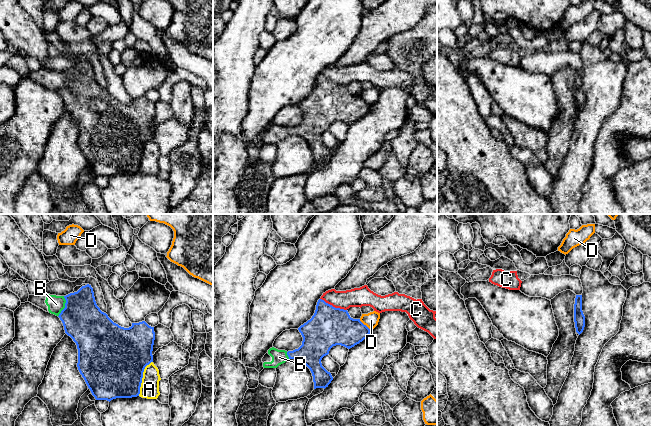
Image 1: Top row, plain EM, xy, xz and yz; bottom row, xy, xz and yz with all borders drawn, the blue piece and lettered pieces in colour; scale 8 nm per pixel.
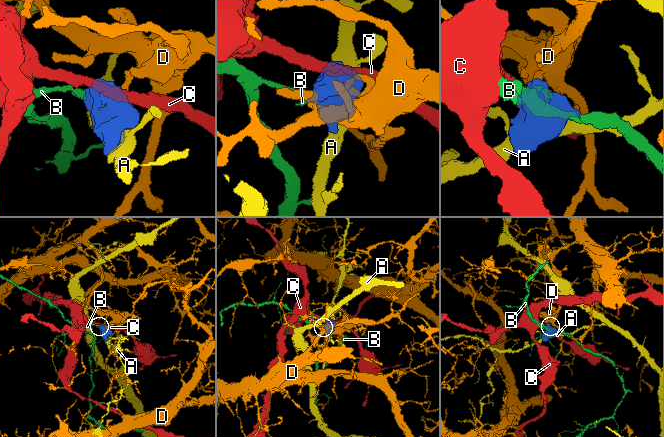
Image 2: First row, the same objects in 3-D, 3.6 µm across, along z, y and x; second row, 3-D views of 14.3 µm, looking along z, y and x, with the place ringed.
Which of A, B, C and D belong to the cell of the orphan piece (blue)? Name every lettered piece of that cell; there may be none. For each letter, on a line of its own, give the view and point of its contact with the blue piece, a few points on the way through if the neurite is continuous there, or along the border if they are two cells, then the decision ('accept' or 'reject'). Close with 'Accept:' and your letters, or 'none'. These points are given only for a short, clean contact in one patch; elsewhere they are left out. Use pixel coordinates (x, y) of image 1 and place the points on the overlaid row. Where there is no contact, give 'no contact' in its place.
A: xy (142, 377) | reject
B: xy (65, 306) | across xy (83, 321), (71, 309), (65, 306), (56, 304) | accept
C: xz (332, 306) | along xz (320, 298), (335, 307), (346, 310) | reject
D: xz (365, 325) | along xz (359, 319), (371, 329) | reject
Accept: B

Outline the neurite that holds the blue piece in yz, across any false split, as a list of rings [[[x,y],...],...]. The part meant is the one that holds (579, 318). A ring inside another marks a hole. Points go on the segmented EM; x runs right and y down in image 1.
[[[576,295],[574,304],[574,322],[576,332],[580,335],[585,327],[585,316],[582,311],[582,295]]]

